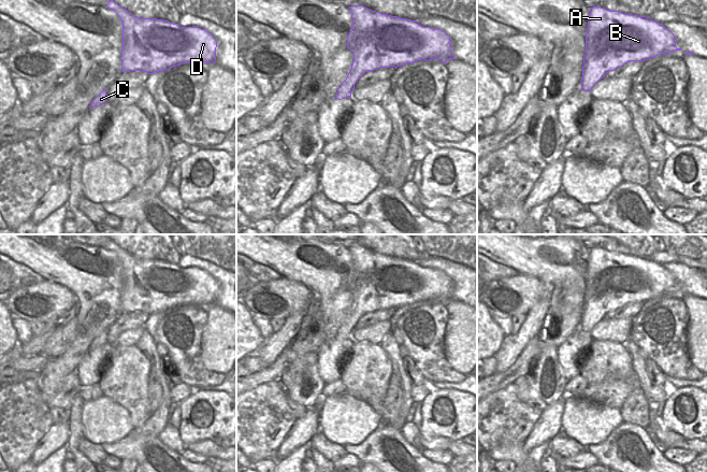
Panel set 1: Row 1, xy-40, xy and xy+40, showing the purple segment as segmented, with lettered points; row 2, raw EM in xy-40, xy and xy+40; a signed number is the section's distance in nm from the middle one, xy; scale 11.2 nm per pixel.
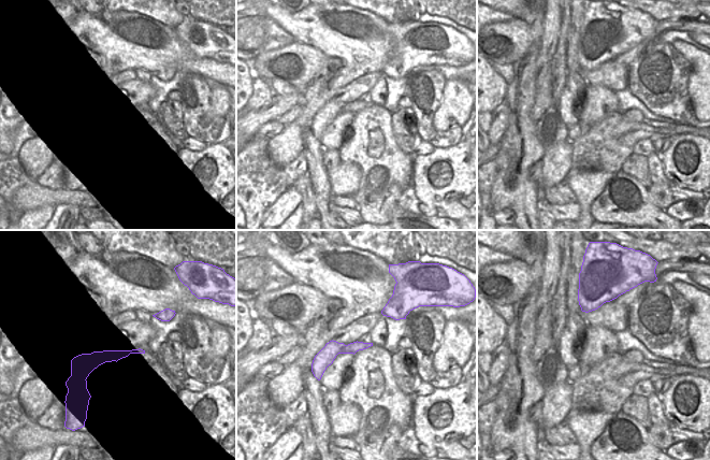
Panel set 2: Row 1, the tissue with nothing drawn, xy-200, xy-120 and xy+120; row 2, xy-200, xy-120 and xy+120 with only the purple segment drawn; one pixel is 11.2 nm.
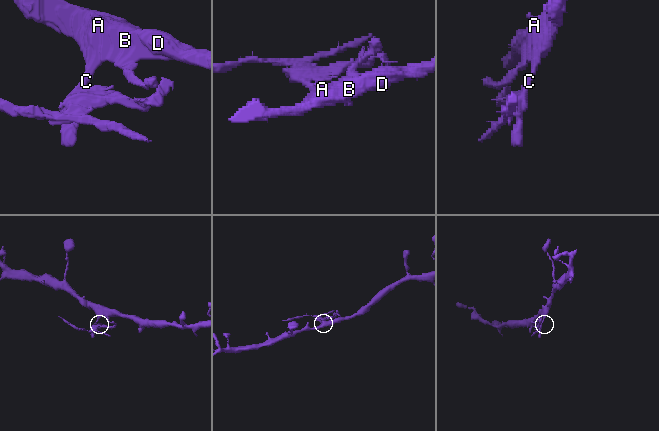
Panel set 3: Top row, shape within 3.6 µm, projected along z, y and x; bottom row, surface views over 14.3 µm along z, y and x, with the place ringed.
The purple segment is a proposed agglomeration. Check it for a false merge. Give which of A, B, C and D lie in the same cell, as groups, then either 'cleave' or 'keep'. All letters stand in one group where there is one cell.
groups A B D / C; cleave

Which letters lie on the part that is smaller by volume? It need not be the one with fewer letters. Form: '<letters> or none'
C

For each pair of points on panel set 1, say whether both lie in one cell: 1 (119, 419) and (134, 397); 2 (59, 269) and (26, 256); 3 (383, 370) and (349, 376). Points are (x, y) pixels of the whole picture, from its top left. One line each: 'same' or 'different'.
1: different
2: same
3: same

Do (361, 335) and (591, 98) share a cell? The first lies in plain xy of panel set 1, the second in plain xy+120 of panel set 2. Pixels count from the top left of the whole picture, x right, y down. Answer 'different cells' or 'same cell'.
different cells

